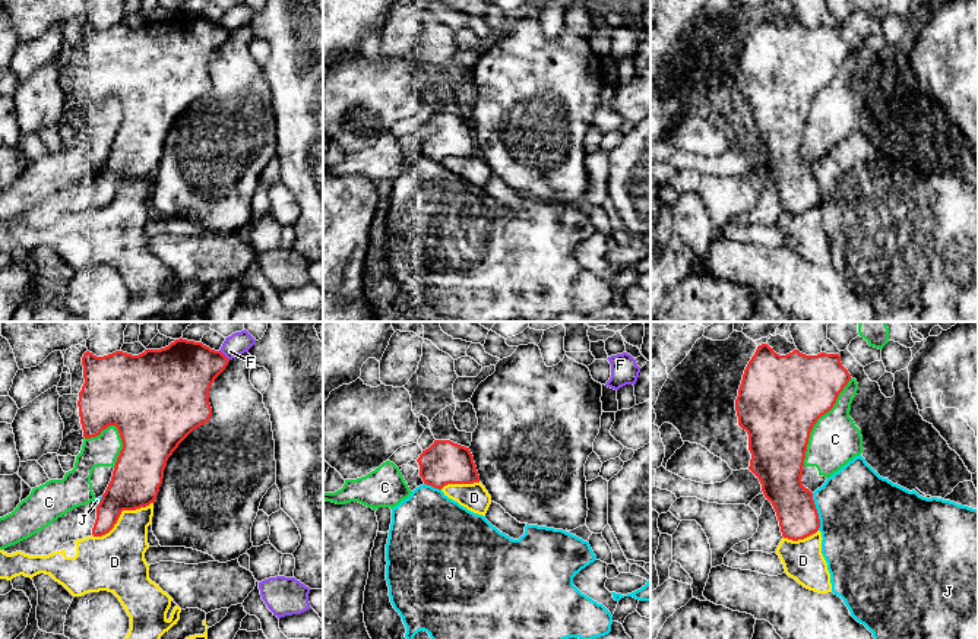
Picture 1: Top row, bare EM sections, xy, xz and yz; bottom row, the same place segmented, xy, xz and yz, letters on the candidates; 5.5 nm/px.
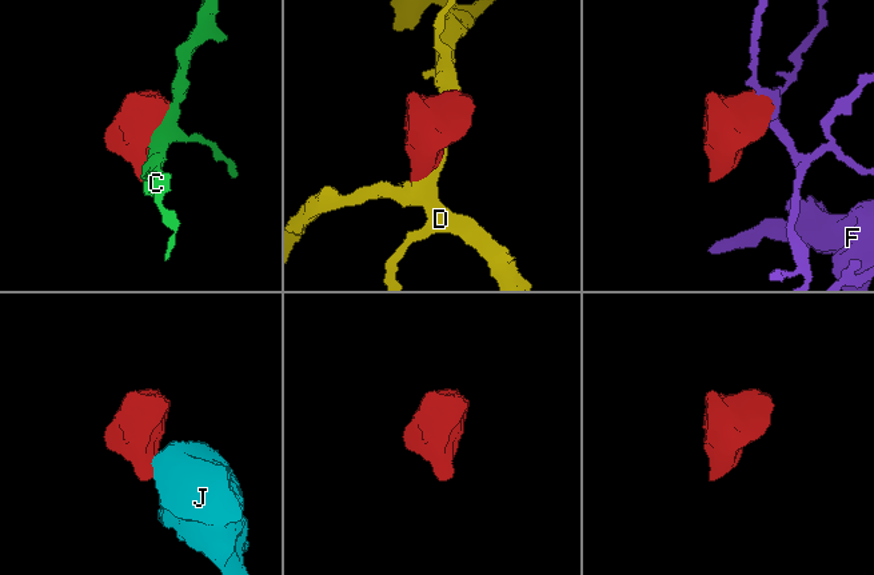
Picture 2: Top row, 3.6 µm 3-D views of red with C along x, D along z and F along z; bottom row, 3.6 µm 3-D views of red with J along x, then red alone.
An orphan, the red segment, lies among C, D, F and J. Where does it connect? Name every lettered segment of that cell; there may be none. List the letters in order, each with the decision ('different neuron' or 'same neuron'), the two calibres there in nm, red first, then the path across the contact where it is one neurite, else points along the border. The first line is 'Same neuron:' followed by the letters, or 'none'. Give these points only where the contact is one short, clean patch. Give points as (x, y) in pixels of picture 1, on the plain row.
Same neuron: none
C: different neuron | 460/280 nm
D: different neuron | 280/300 nm
F: different neuron | 340/120 nm
J: different neuron | 220/460 nm

